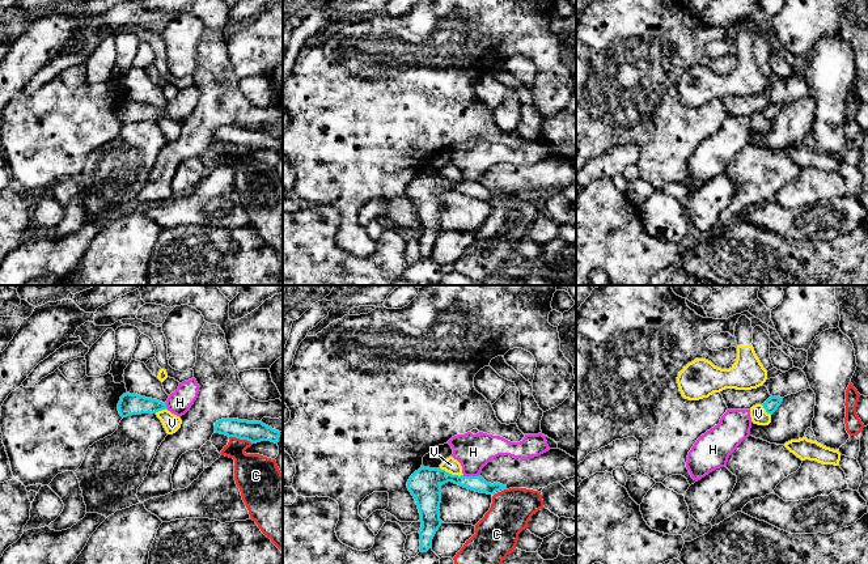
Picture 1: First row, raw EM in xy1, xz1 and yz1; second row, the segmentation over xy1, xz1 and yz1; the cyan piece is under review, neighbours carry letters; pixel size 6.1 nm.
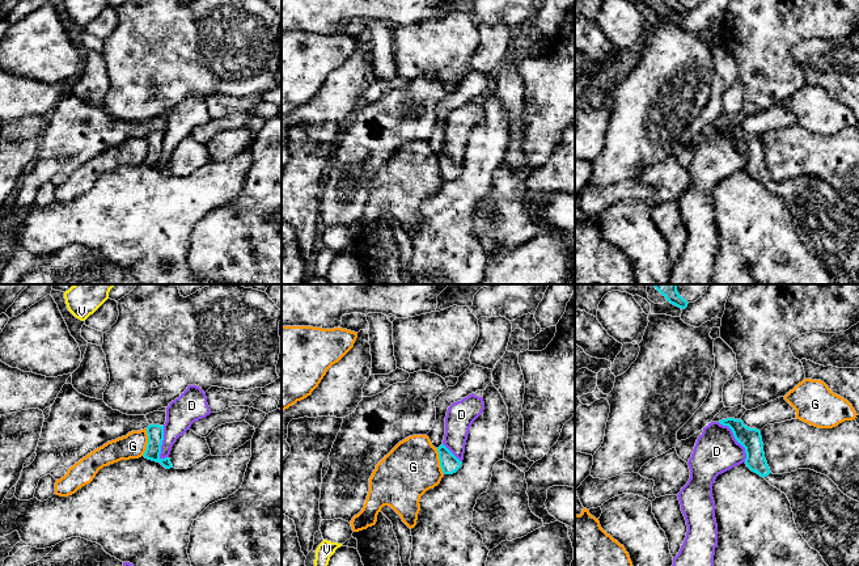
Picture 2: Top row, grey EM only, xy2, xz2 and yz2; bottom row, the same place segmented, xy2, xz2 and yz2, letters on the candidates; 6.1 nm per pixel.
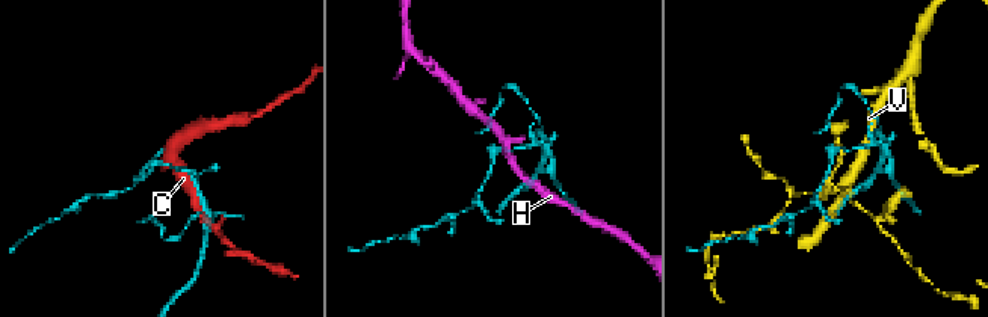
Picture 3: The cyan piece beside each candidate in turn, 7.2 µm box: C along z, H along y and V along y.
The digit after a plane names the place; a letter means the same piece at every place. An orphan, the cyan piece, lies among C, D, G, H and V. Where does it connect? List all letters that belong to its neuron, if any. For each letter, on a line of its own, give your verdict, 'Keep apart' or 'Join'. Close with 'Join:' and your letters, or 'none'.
C: Keep apart
D: Keep apart
G: Keep apart
H: Keep apart
V: Keep apart
Join: none

